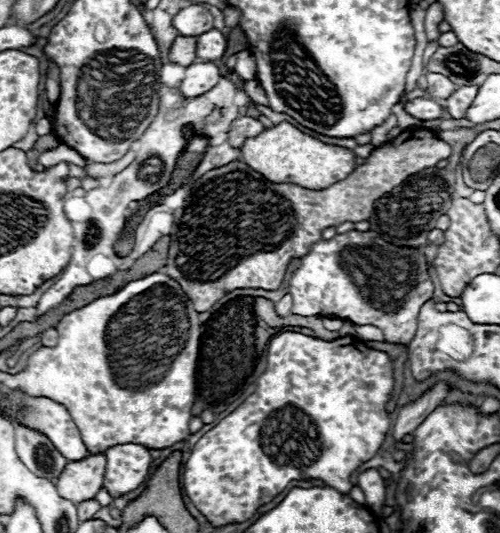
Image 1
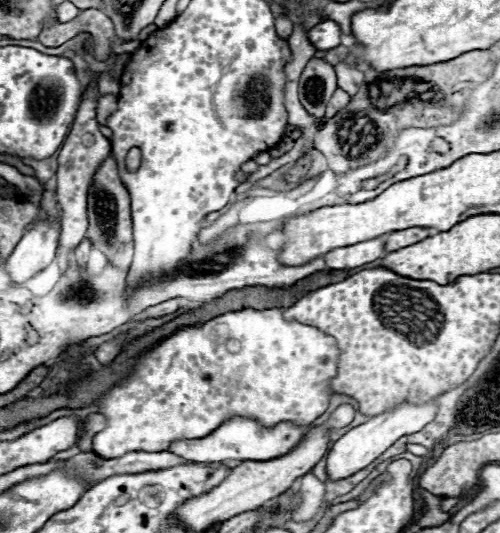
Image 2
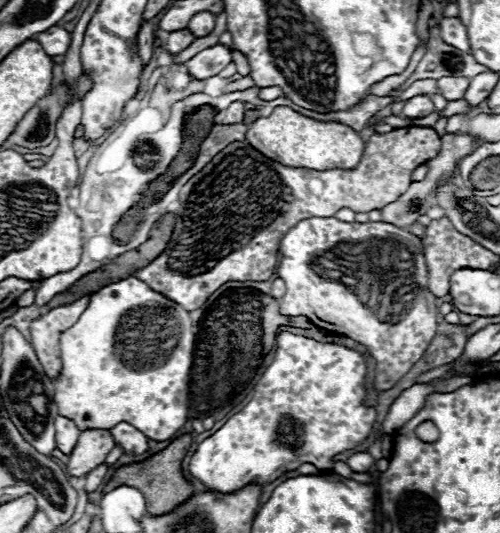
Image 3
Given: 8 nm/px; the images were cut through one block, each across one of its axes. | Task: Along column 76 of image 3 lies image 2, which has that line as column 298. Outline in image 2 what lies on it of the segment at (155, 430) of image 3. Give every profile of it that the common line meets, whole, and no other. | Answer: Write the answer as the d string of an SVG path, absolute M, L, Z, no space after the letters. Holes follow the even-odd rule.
M244 308L236 312L226 312L208 320L206 324L196 324L176 330L172 336L164 338L158 346L148 350L138 358L132 372L108 388L94 404L106 418L106 428L94 436L94 452L102 458L116 458L126 452L162 452L168 450L174 440L194 440L214 432L224 420L232 416L244 416L272 428L280 422L294 424L314 424L330 402L334 394L330 388L336 376L338 344L332 336L300 324L298 320L284 320L286 308L266 308L254 310Z

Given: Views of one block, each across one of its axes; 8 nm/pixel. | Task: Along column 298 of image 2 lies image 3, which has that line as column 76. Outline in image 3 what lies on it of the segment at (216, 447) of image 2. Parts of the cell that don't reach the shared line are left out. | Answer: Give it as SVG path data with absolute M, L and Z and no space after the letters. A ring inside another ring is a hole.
M58 416L58 420L54 420L56 424L56 446L64 452L70 454L78 442L80 430L76 428L76 424L64 416Z

